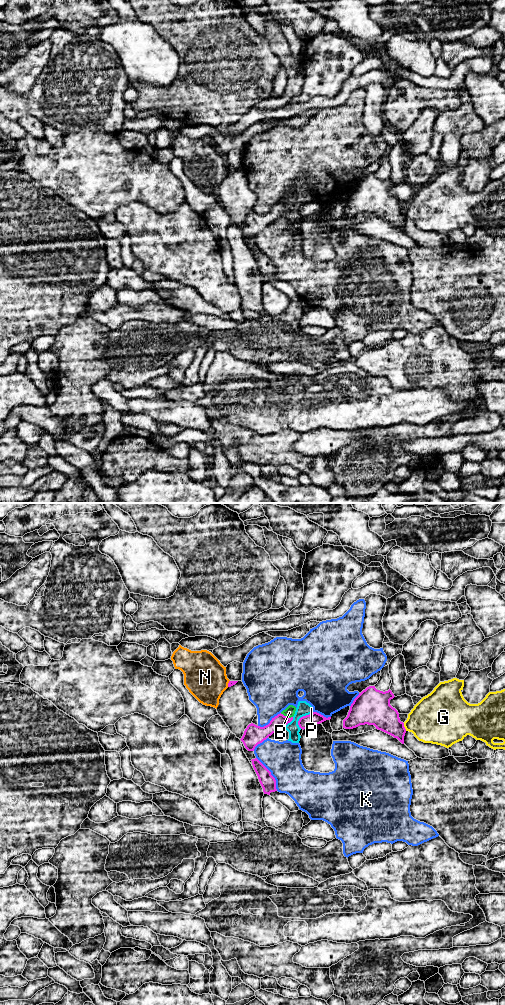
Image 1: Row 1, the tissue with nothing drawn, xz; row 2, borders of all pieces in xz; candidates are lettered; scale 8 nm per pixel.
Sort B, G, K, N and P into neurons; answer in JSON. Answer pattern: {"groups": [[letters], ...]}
{"groups": [["B", "P"], ["G"], ["K"], ["N"]]}

